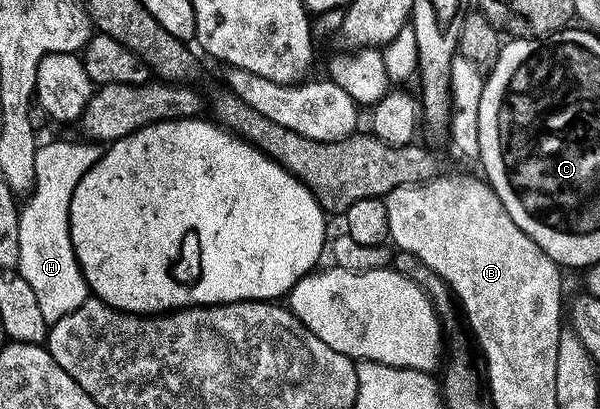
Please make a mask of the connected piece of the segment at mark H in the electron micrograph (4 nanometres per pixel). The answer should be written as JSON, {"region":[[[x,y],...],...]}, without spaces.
{"region":[[[52,141],[39,144],[35,153],[35,183],[27,198],[28,203],[21,206],[19,219],[19,263],[17,272],[26,279],[26,283],[33,288],[37,296],[38,307],[41,308],[42,317],[51,325],[76,310],[90,295],[88,283],[77,263],[77,255],[73,249],[69,233],[69,207],[73,197],[74,188],[86,173],[101,158],[103,148],[92,141]]]}

